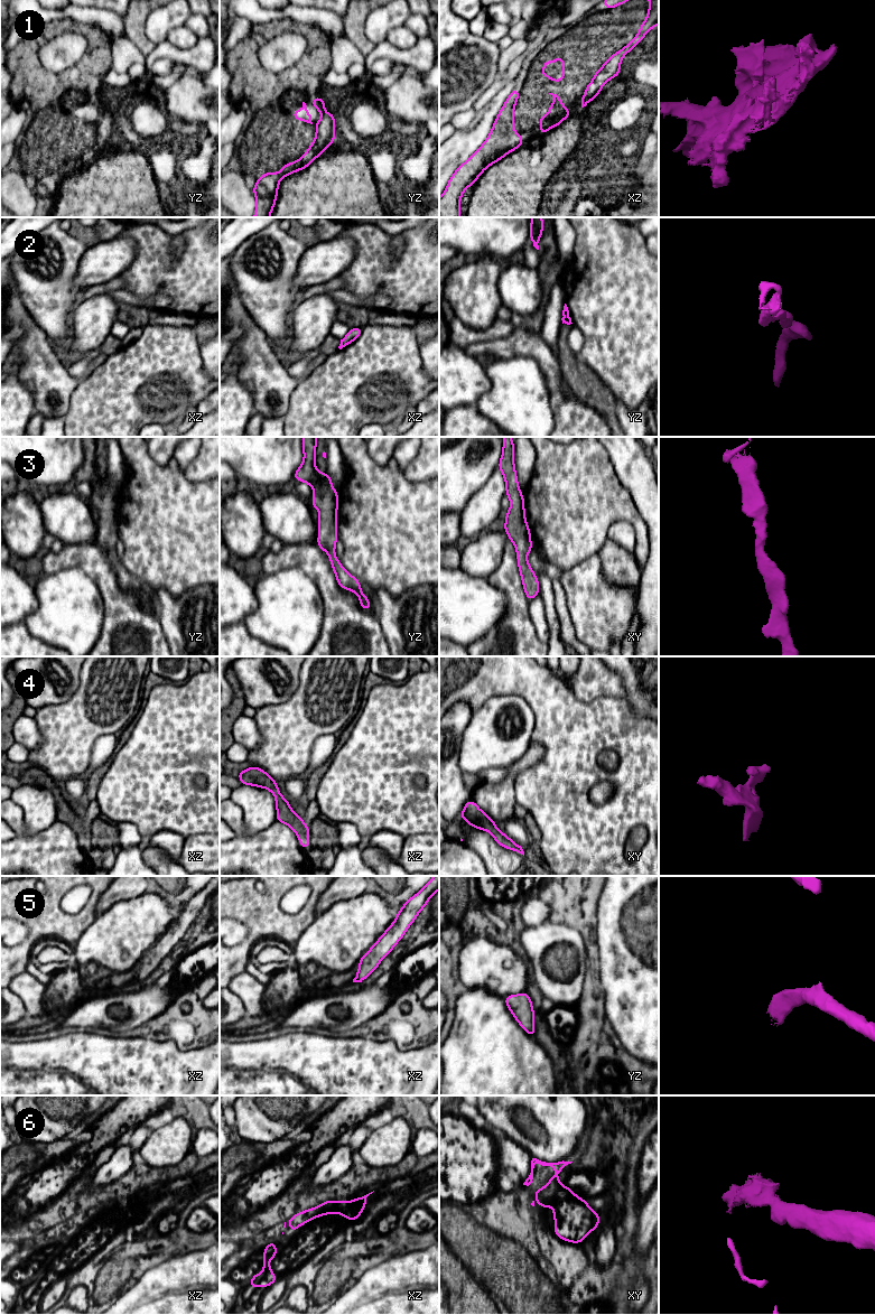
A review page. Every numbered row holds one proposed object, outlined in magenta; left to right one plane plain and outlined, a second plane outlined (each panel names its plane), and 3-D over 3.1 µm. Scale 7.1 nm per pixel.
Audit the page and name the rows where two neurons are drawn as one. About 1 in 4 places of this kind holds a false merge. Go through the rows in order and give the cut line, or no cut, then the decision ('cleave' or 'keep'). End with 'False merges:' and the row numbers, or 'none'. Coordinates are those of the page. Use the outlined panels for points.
1: no cut; keep
2: cut in xz along (341, 342), (343, 346); cleave
3: no cut; keep
4: no cut; keep
5: no cut; keep
6: no cut; keep
False merges: 2

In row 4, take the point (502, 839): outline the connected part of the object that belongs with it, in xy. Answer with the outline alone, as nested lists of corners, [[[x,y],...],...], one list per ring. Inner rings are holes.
[[[468,800],[463,809],[460,815],[469,826],[488,831],[495,841],[510,850],[514,850],[524,856],[524,851],[521,846],[516,845],[505,833],[496,829],[496,822],[494,822],[486,813],[484,813],[474,801]]]

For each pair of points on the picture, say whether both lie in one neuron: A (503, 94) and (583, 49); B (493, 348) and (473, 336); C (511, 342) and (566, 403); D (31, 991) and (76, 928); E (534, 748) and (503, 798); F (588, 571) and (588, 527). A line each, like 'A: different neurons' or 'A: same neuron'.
A: different neurons
B: different neurons
C: same neuron
D: different neurons
E: same neuron
F: different neurons

